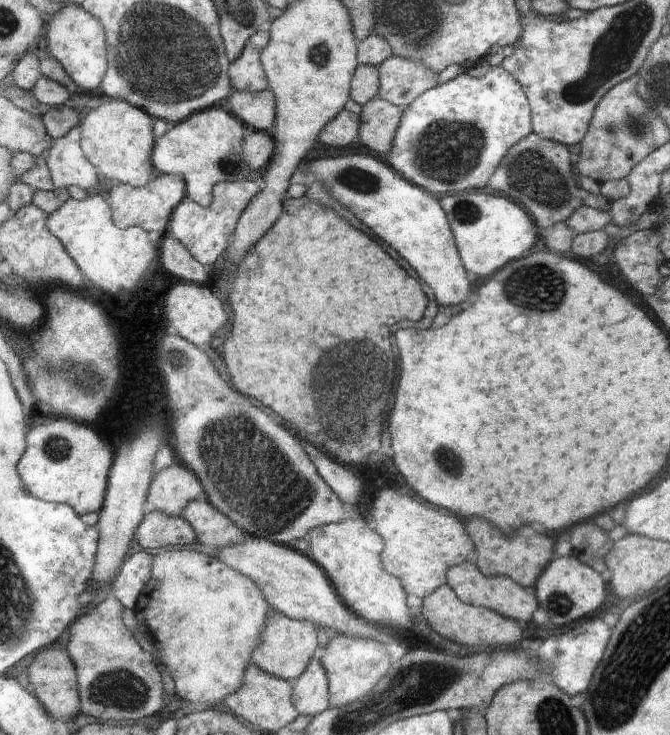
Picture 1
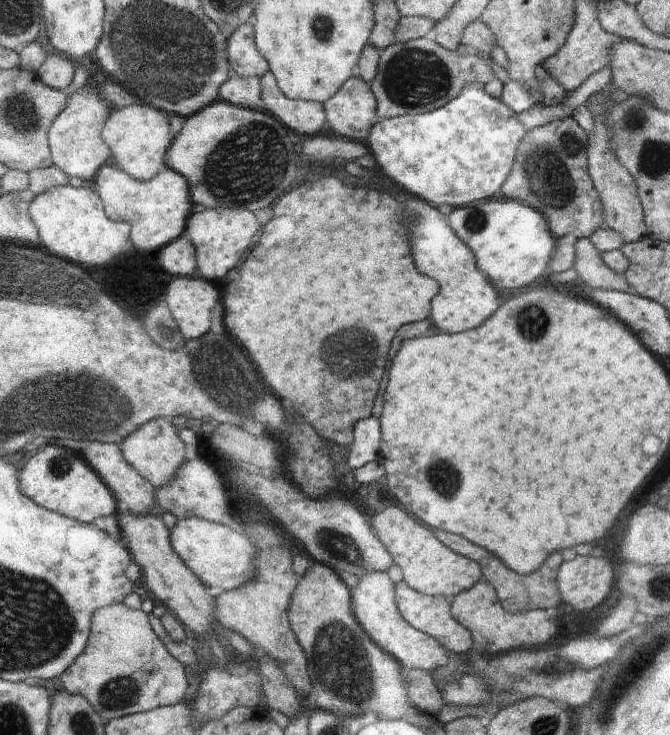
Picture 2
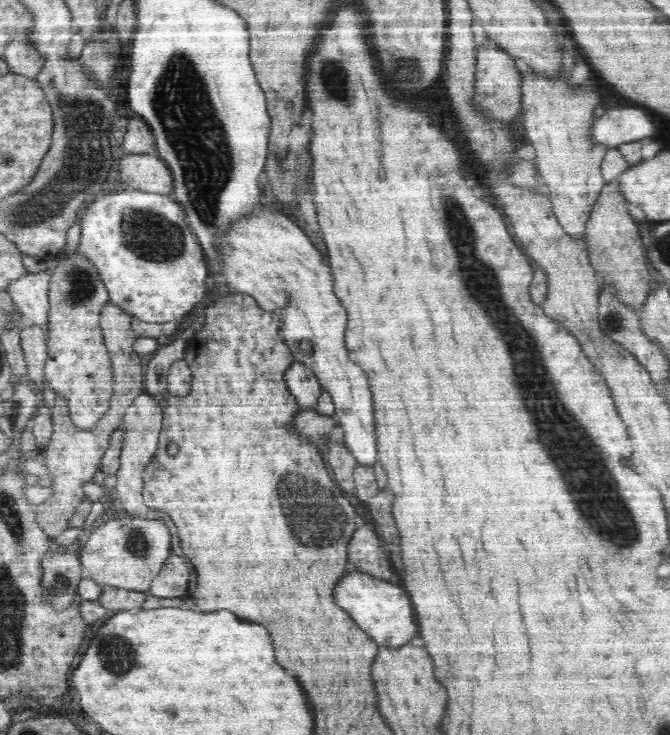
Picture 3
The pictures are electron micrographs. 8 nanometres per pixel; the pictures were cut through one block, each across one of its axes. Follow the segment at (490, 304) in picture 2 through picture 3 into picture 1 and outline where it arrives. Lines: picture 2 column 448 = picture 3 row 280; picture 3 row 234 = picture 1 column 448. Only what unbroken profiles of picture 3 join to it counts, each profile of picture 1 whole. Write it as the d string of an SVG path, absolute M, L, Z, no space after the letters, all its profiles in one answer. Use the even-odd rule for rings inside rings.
M368 154L318 159L308 168L310 172L304 174L310 176L305 180L299 175L298 180L308 184L320 181L342 206L346 206L358 220L366 222L366 226L370 226L416 270L419 278L433 290L438 304L456 306L468 300L472 286L464 270L464 261L458 256L456 237L452 226L448 226L448 214L426 189L403 176L398 180L398 172L390 164Z

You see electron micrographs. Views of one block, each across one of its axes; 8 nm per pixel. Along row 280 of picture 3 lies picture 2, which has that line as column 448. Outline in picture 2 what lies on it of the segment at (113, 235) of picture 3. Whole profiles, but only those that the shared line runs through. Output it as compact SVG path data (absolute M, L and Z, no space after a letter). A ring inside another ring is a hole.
M467 85L456 99L452 99L436 111L382 118L378 123L374 123L365 143L386 176L404 186L416 198L427 200L435 207L446 204L457 209L472 200L492 198L504 184L514 162L516 147L528 131L518 120L517 112L508 108L500 98L488 96L483 86Z

